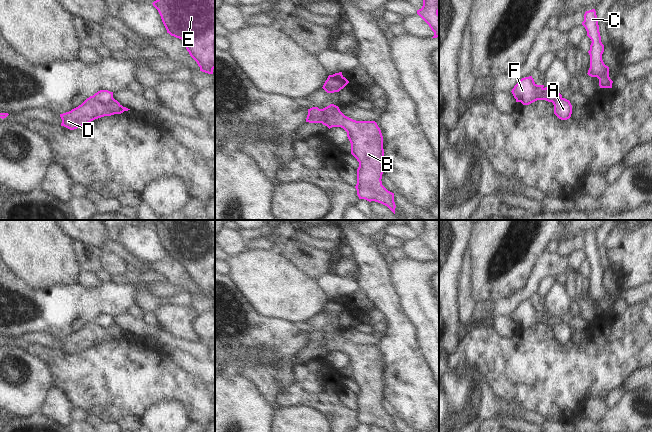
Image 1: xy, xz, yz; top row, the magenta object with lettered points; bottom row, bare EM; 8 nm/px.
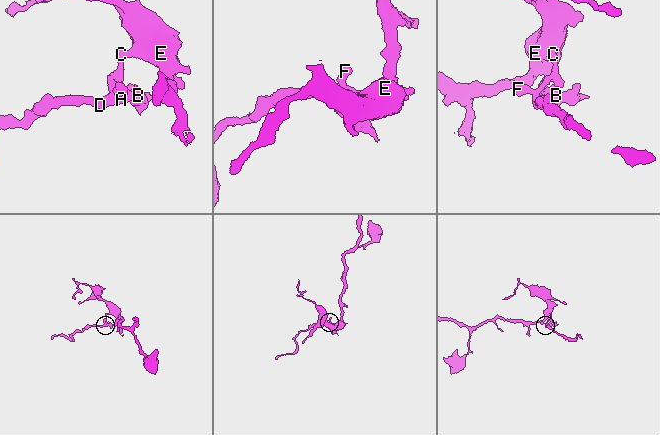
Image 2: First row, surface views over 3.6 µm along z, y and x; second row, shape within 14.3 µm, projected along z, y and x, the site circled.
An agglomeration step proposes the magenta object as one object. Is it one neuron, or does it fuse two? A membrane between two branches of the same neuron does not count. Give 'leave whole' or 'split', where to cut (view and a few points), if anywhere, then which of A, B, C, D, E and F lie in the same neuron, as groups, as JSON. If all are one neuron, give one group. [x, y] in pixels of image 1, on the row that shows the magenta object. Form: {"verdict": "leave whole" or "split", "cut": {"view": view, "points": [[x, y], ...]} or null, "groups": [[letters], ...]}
{"verdict": "split", "cut": {"view": "xz", "points": [[338, 108], [324, 120], [322, 119]]}, "groups": [["A", "B", "D"], ["C", "E", "F"]]}

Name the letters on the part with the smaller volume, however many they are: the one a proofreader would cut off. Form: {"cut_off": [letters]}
{"cut_off": ["A", "B", "D"]}

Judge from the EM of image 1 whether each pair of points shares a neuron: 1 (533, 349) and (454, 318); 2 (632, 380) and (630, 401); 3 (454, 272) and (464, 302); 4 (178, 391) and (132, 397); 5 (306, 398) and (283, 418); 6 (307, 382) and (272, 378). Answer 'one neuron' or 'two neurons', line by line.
1: two neurons
2: two neurons
3: two neurons
4: one neuron
5: two neurons
6: two neurons

